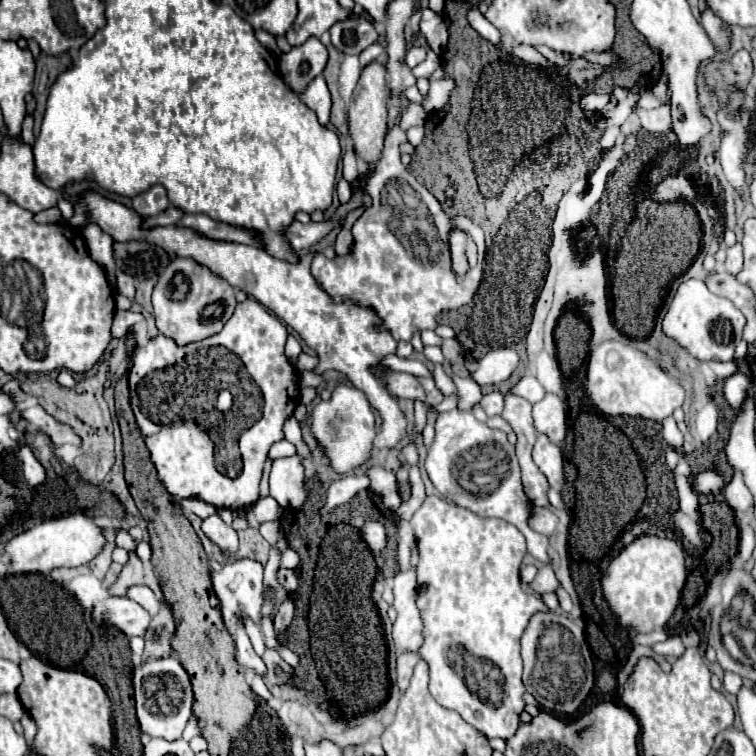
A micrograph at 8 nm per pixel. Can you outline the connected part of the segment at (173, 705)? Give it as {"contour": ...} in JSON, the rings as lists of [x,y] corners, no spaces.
{"contour":[[[166,656],[160,660],[150,660],[142,666],[134,668],[134,698],[136,698],[136,712],[140,720],[140,728],[144,734],[164,740],[178,740],[192,718],[192,702],[194,692],[190,684],[190,676],[180,664],[178,656]]]}

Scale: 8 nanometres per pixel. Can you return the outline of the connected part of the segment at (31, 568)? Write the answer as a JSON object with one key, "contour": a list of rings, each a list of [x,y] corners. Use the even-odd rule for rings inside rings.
{"contour":[[[76,512],[64,518],[46,520],[32,530],[26,530],[12,538],[6,544],[4,554],[12,562],[12,572],[36,572],[36,574],[48,574],[54,568],[76,568],[82,564],[88,564],[96,554],[102,552],[106,544],[106,536],[102,532],[102,526],[96,522],[96,518]]]}

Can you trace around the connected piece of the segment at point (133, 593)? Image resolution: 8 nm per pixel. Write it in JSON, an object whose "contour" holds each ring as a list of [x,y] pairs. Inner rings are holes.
{"contour":[[[130,586],[128,592],[126,592],[126,598],[138,602],[150,616],[158,614],[160,608],[162,608],[160,600],[156,598],[156,594],[148,586]]]}

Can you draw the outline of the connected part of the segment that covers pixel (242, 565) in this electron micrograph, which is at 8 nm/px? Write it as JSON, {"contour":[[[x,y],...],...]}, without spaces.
{"contour":[[[236,560],[230,562],[228,566],[224,566],[220,572],[212,572],[212,584],[214,584],[214,592],[220,598],[222,604],[222,616],[226,620],[226,626],[230,630],[230,634],[236,630],[236,620],[238,618],[258,618],[260,622],[260,608],[264,602],[264,584],[262,584],[262,564],[254,562],[254,560]]]}

